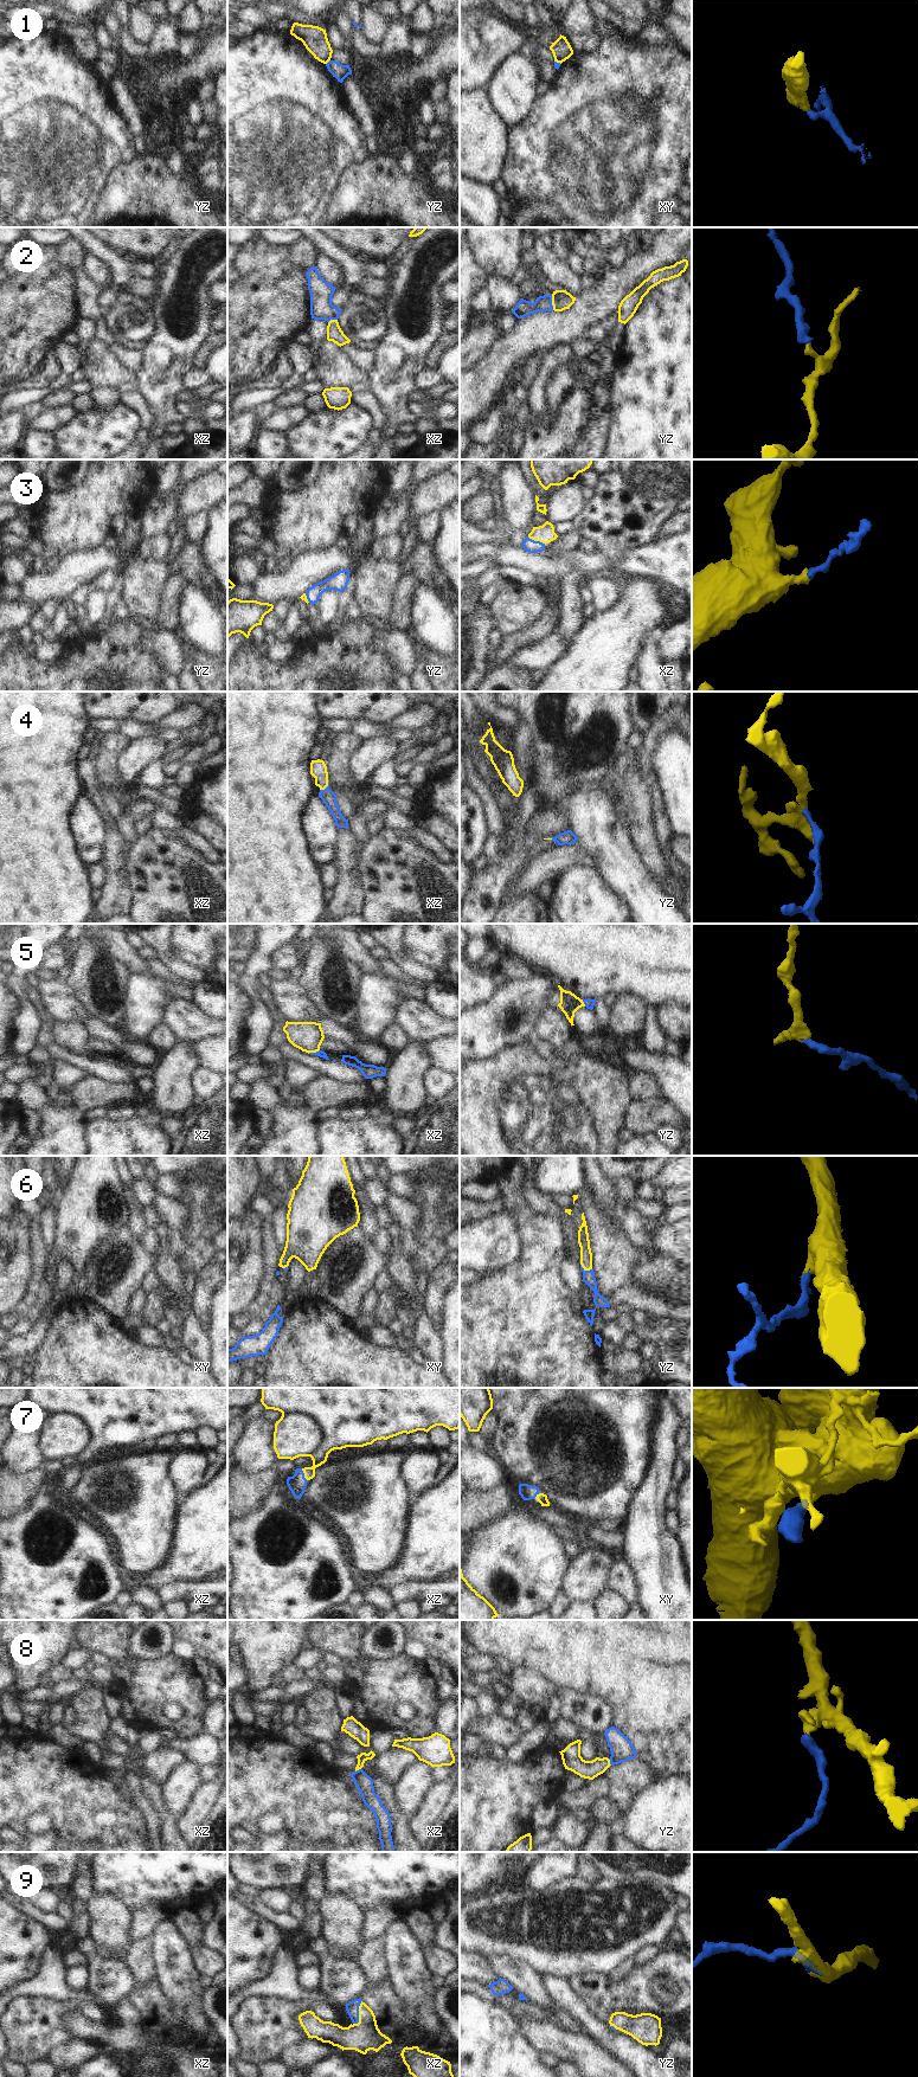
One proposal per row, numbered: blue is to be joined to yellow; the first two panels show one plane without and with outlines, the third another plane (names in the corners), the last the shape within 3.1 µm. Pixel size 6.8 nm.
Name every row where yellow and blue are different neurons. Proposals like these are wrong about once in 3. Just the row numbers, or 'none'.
1

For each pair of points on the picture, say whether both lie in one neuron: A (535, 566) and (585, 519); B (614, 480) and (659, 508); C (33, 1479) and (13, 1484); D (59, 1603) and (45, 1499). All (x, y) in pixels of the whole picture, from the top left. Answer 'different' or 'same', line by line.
A: different
B: same
C: same
D: same

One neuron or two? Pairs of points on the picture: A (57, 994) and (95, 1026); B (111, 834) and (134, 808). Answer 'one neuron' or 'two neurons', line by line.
A: two neurons
B: two neurons

